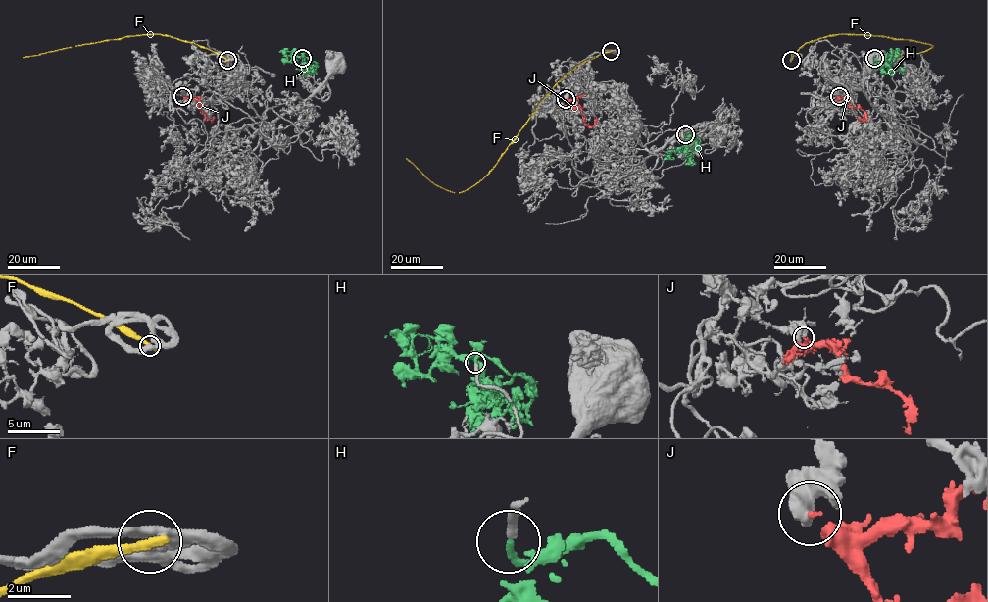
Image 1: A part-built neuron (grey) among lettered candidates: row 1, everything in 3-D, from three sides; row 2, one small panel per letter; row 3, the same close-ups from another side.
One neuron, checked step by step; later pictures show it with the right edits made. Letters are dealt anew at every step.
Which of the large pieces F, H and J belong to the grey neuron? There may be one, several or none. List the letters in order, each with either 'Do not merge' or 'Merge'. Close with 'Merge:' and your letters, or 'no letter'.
F: Do not merge
H: Merge
J: Do not merge
Merge: H

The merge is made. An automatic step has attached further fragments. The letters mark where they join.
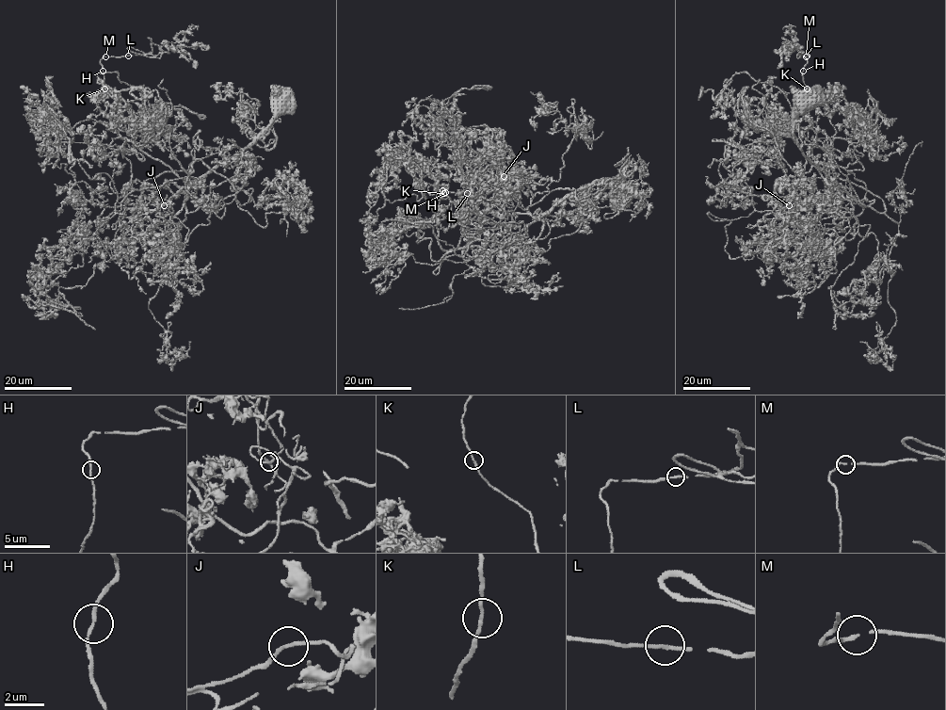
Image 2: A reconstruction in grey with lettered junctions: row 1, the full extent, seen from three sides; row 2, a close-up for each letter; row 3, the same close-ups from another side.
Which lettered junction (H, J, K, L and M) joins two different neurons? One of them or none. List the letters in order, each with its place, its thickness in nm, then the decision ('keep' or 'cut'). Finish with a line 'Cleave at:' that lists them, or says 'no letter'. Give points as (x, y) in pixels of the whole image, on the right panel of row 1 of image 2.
H: at (803, 71); 170 nm thick; keep
J: at (789, 205); 170 nm thick; keep
K: at (807, 88); 160 nm thick; keep
L: at (807, 56); 180 nm thick; keep
M: at (806, 56); 150 nm thick; keep
Cleave at: no letter

